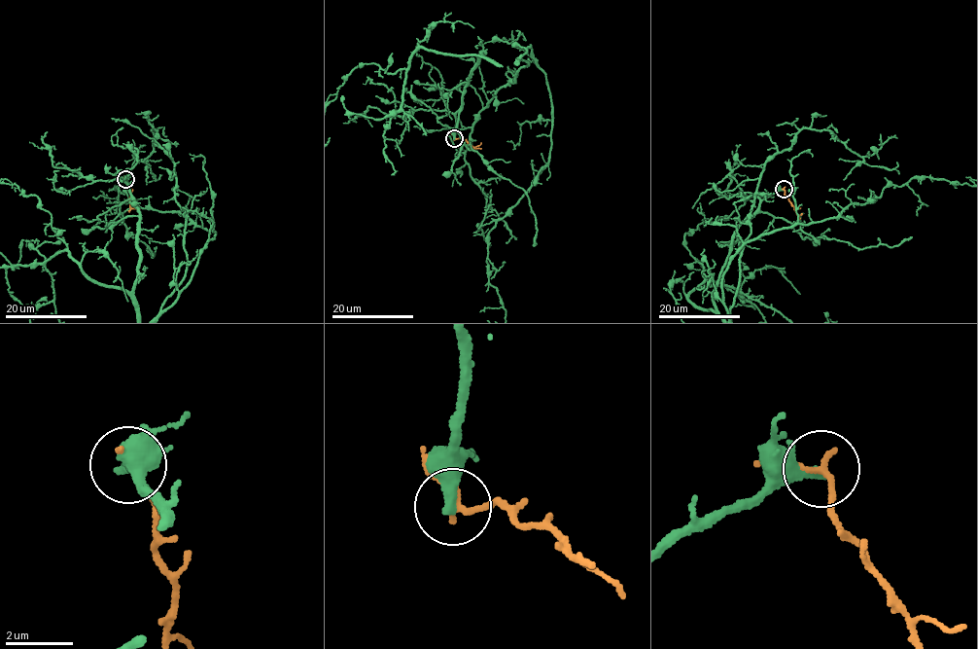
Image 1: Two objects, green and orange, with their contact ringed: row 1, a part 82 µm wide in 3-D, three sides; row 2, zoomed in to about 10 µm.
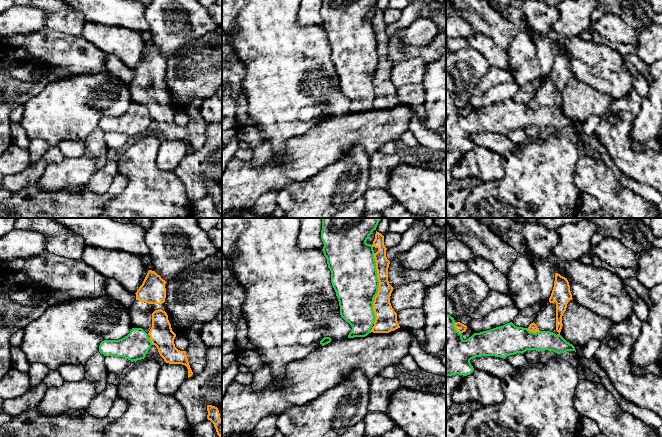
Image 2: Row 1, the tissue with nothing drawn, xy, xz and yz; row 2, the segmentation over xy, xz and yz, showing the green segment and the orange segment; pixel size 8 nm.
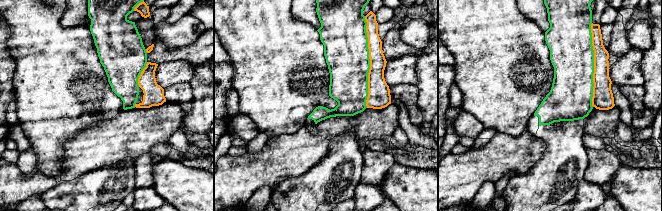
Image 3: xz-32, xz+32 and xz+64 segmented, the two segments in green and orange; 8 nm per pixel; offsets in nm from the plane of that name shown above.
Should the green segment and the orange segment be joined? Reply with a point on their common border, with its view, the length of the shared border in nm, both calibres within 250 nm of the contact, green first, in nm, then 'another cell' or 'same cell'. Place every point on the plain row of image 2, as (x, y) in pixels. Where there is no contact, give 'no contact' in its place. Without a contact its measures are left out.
meets green in xz at (377, 64); contact 550 nm long; 360 nm thick on the green side, 170 nm on the other; another cell

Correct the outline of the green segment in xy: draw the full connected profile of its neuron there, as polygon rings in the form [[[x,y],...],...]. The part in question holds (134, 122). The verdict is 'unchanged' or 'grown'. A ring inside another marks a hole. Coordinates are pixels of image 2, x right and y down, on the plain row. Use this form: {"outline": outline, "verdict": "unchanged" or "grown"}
{"outline": [[[132,104],[130,109],[119,116],[104,116],[99,128],[104,132],[123,133],[131,138],[144,135],[152,118],[142,104]]], "verdict": "unchanged"}

